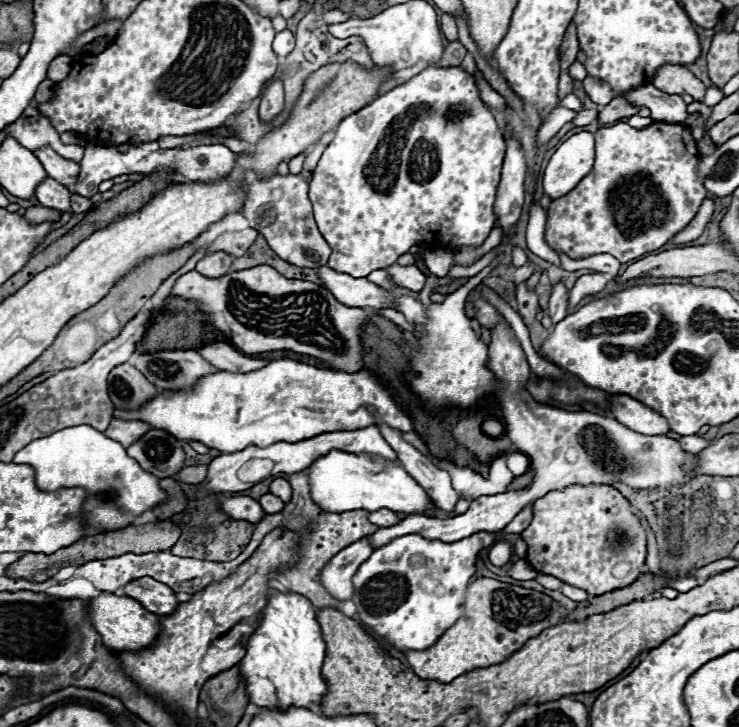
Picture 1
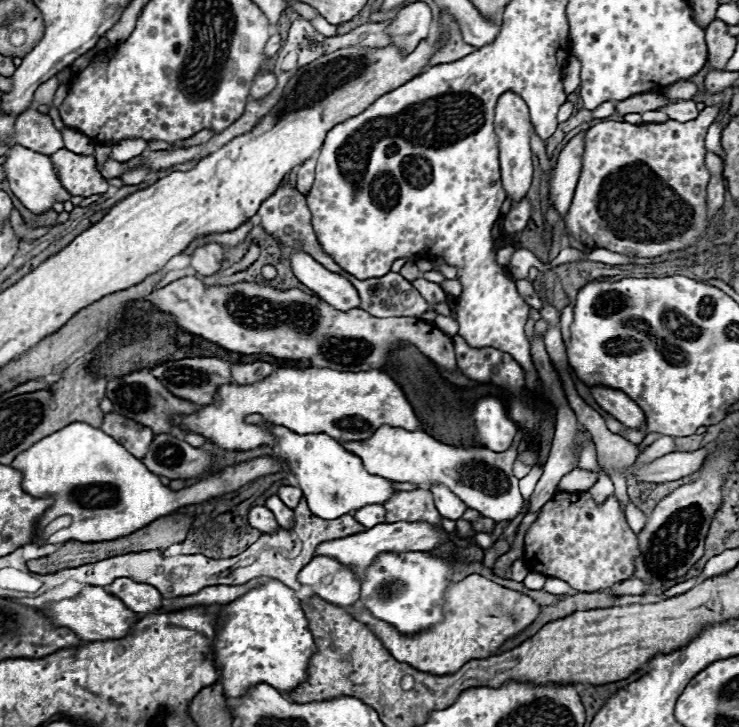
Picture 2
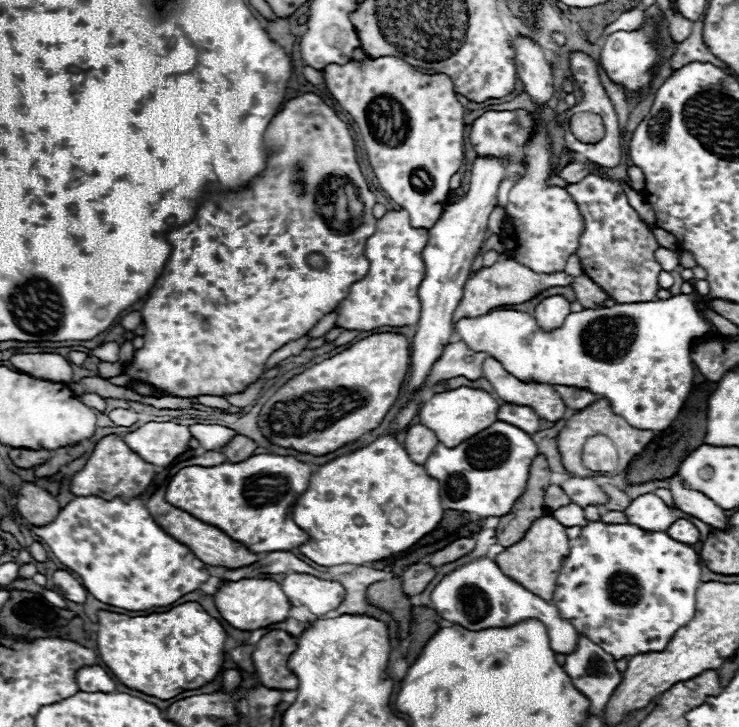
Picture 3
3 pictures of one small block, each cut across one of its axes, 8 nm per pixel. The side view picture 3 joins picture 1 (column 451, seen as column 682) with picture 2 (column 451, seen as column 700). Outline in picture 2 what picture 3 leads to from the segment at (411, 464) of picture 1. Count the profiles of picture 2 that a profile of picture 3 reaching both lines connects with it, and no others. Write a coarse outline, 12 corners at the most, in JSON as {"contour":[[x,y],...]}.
{"contour":[[432,486],[438,512],[460,520],[468,506],[446,486]]}

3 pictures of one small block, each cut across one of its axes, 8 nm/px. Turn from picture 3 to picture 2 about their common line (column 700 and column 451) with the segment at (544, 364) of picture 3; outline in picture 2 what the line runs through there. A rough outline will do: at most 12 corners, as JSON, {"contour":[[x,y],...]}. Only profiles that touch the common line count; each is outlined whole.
{"contour":[[436,316],[434,320],[444,334],[458,334],[452,316]]}

